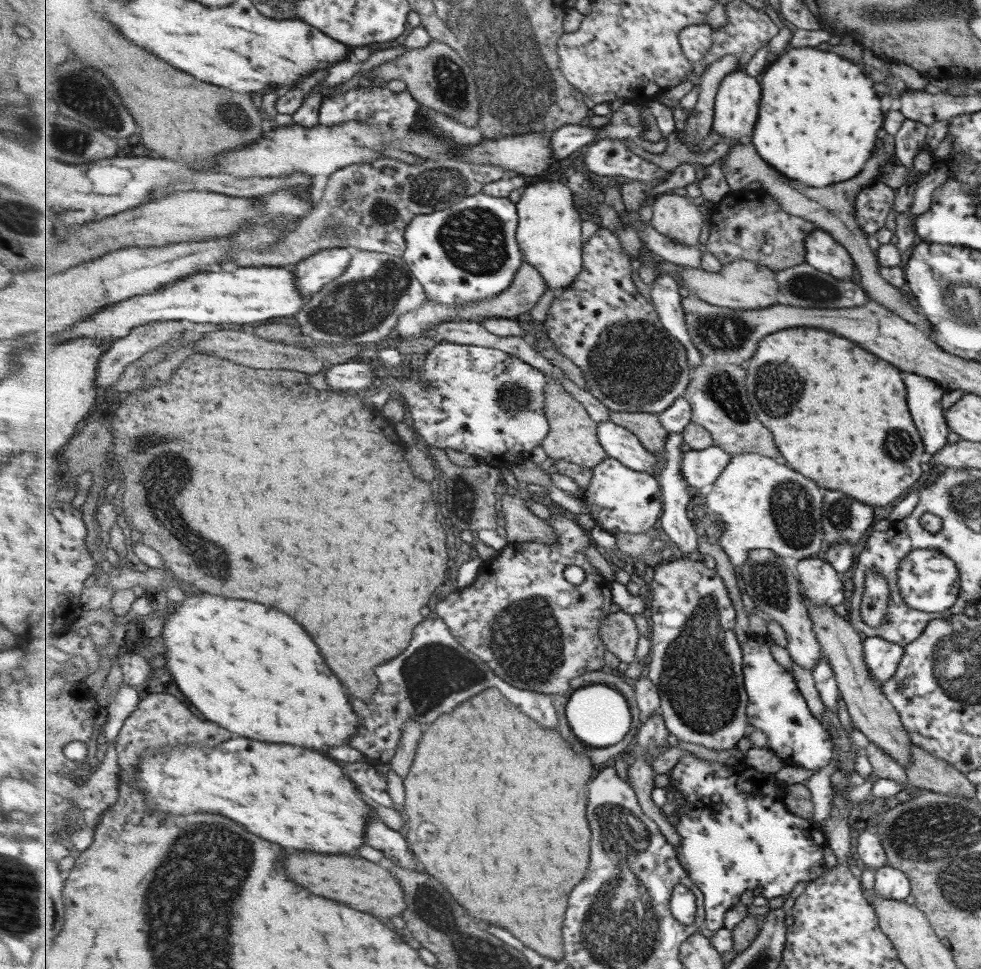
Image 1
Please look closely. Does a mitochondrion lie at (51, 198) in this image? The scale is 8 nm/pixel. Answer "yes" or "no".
no

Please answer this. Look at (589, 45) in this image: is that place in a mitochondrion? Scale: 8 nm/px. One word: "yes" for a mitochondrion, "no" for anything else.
no

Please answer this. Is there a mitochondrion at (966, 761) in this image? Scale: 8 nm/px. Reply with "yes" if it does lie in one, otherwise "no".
no

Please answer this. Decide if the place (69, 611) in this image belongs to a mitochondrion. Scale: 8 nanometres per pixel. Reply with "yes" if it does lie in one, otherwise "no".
no

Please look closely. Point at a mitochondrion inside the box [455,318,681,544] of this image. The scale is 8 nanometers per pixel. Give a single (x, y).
(511, 398)

